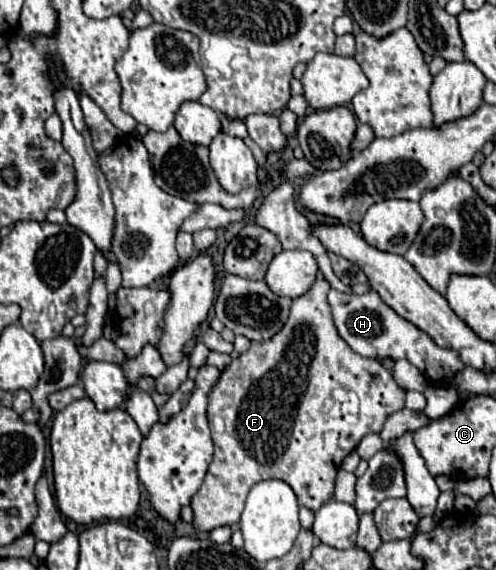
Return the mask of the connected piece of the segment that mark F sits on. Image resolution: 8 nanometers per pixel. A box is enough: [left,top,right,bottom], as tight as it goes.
[192,278,404,532]

